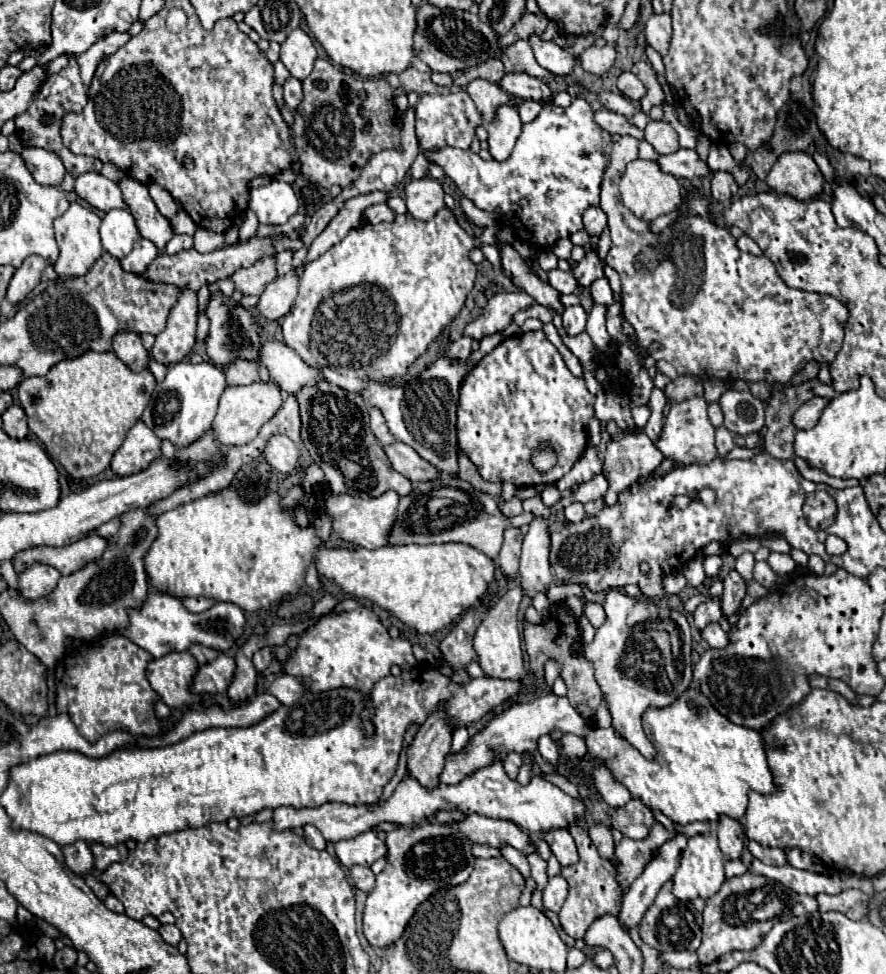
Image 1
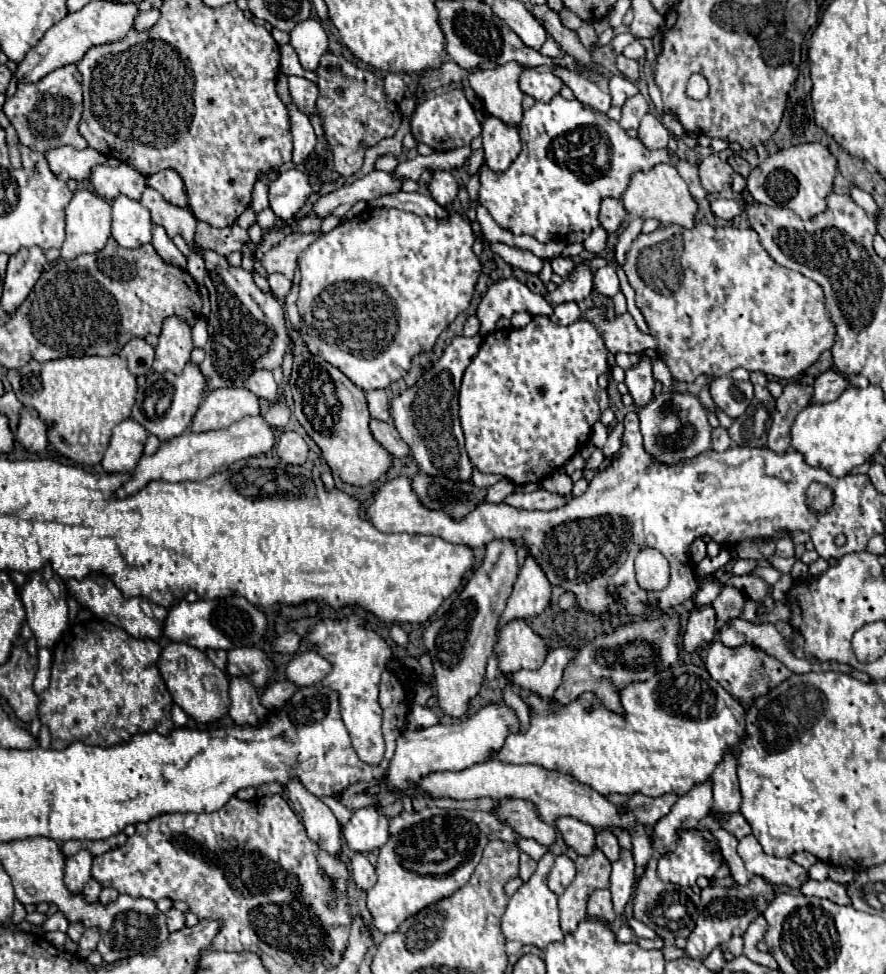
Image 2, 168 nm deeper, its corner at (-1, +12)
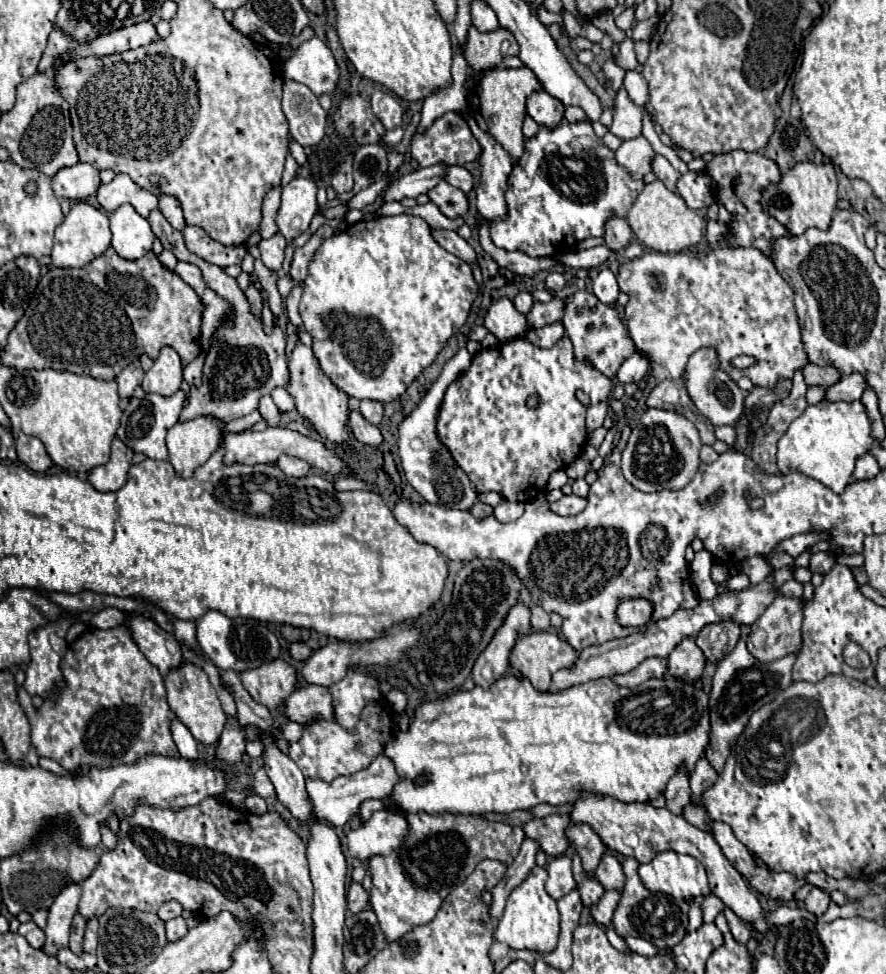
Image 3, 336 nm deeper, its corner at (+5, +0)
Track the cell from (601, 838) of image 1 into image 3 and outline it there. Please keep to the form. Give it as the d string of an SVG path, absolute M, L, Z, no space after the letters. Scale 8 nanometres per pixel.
M609 852L603 854L603 858L601 858L601 862L599 862L597 870L595 870L595 878L603 884L605 890L609 890L609 888L621 890L623 884L625 884L623 868L621 868L619 860L613 854L609 854Z

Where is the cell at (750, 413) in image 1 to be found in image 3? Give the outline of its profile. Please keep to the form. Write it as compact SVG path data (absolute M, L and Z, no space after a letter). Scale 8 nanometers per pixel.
M703 348L701 352L695 352L689 358L689 364L685 368L685 386L697 410L705 418L709 418L715 426L733 426L739 420L743 412L745 394L739 390L739 386L733 380L729 380L729 376L725 376L725 372L721 372L721 368L717 368L715 352L709 352Z

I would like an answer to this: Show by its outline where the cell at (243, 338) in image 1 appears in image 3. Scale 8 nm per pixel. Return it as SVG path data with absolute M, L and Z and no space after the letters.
M159 210L149 214L149 224L153 234L161 240L163 248L171 250L177 260L189 262L199 266L205 284L215 290L225 302L229 302L229 318L215 330L211 336L211 348L207 350L203 378L199 386L191 386L189 390L189 404L181 412L181 420L191 420L201 414L213 414L221 420L233 420L251 414L257 408L257 400L263 394L269 394L275 386L287 386L289 370L287 370L287 356L285 356L285 334L283 330L273 324L271 334L263 330L263 320L251 312L251 304L245 298L245 292L239 288L237 280L225 274L223 268L207 264L193 252L185 248L183 234L175 230Z

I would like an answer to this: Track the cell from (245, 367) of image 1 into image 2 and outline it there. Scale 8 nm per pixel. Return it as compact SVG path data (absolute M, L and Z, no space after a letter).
M257 370L253 372L249 378L247 378L247 388L257 396L257 398L263 398L263 400L269 400L269 402L275 402L279 398L277 394L277 384L273 380L273 374L269 370Z

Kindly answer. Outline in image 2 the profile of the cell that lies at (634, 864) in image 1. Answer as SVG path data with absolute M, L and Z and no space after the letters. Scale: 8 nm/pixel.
M623 850L621 858L613 862L613 872L611 872L611 896L613 896L613 910L617 914L623 914L625 904L631 900L633 894L633 856L631 852Z

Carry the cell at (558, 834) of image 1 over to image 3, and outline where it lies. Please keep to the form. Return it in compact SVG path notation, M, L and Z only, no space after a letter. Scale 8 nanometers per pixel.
M571 824L565 830L565 836L575 846L577 854L581 856L583 870L589 872L589 874L593 874L593 870L599 864L601 854L605 852L605 846L601 844L599 836L587 824Z

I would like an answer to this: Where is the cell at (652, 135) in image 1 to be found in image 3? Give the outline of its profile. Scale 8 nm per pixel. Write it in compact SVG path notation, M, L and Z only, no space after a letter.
M637 136L633 140L623 142L617 148L615 158L633 176L643 176L643 174L647 174L651 170L651 162L655 158L655 150L651 148L651 144L647 142L645 136Z

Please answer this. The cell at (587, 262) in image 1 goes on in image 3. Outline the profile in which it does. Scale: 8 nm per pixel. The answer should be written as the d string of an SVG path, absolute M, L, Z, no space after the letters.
M553 296L549 302L535 302L533 308L527 314L527 320L533 328L541 328L545 324L559 322L561 316L565 314L565 298Z

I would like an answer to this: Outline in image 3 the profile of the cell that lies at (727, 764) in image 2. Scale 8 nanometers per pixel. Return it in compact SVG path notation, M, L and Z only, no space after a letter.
M741 634L741 640L737 642L735 650L729 652L717 666L717 672L713 676L713 690L711 690L711 700L709 700L709 708L711 708L711 742L709 748L705 752L705 758L709 760L709 764L715 768L717 774L723 772L725 760L729 756L729 750L733 746L733 742L737 740L737 736L743 732L749 716L765 706L769 700L773 700L777 696L777 692L785 690L791 684L791 668L795 664L795 654L787 654L775 662L763 664L759 660L755 660L747 646L745 646L745 634Z

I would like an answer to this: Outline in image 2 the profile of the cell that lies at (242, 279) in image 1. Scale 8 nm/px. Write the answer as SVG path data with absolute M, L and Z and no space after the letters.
M309 232L309 234L289 234L279 246L271 248L261 264L265 266L265 270L271 274L271 272L281 272L285 274L287 278L293 278L293 272L297 268L297 258L301 256L301 252L311 244L315 242L317 238L321 236L321 232Z

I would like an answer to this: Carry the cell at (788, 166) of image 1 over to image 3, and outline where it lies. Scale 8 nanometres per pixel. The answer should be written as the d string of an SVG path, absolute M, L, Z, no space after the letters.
M799 162L789 172L785 172L777 184L761 192L761 206L765 214L773 216L795 236L803 234L811 226L819 230L829 228L835 204L837 204L837 176L831 164Z

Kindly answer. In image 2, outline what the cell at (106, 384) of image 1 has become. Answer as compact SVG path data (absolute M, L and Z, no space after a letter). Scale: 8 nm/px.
M69 356L69 358L59 358L49 362L31 360L19 370L9 370L7 380L15 396L19 396L21 404L37 410L39 418L47 426L47 436L49 436L49 442L55 446L55 450L81 466L93 466L103 460L103 454L109 446L111 430L119 422L131 416L131 408L135 404L135 394L137 394L135 376L127 370L127 362L121 356L109 356L109 358L101 358L101 356L71 358Z

